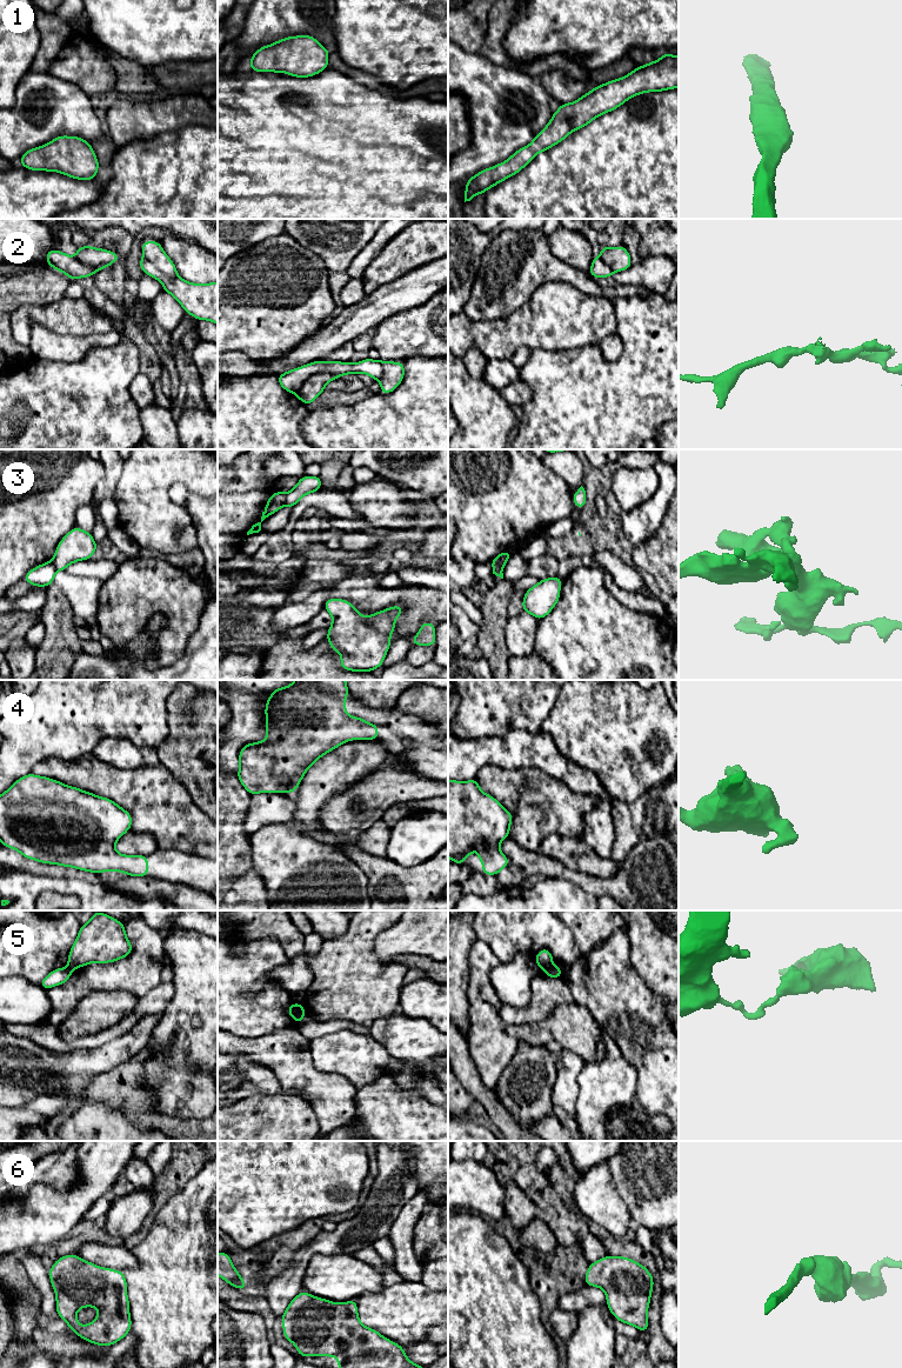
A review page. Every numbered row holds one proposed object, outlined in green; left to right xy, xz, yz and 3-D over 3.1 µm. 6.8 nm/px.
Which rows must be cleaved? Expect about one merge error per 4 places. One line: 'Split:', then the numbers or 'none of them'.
Split: 2, 3, 5

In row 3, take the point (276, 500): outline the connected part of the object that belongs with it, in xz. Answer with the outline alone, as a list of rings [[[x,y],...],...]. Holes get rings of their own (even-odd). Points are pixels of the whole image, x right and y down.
[[[274,492],[270,498],[267,500],[266,508],[262,512],[261,521],[253,525],[252,528],[247,532],[247,535],[253,533],[259,533],[261,530],[261,522],[278,512],[281,507],[285,506],[285,493],[282,492]]]

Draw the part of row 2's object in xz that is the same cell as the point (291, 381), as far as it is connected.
[[[367,358],[356,363],[318,360],[278,375],[278,381],[286,392],[296,394],[312,375],[323,372],[339,375],[365,373],[374,380],[383,375],[381,360]]]

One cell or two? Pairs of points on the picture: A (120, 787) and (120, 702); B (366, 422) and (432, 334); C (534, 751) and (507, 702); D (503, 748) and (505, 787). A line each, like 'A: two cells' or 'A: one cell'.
A: two cells
B: one cell
C: two cells
D: two cells

